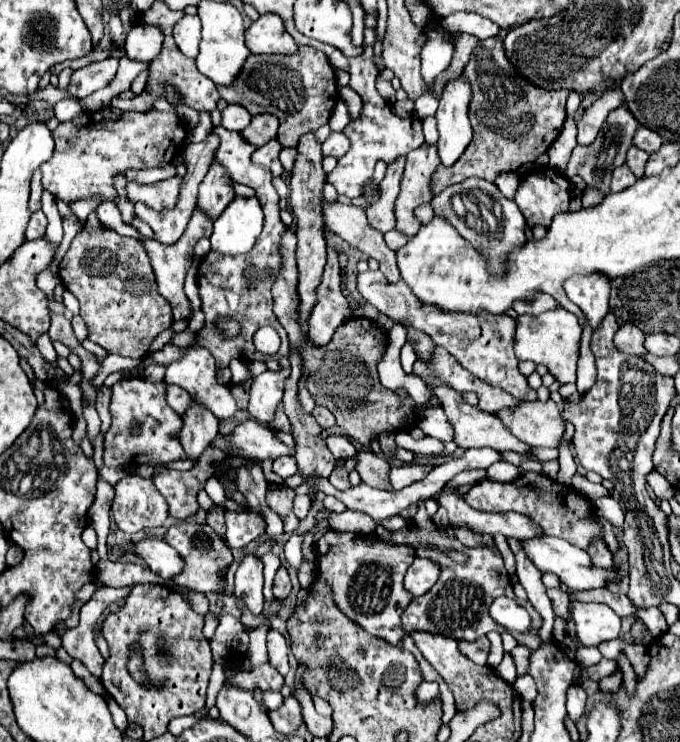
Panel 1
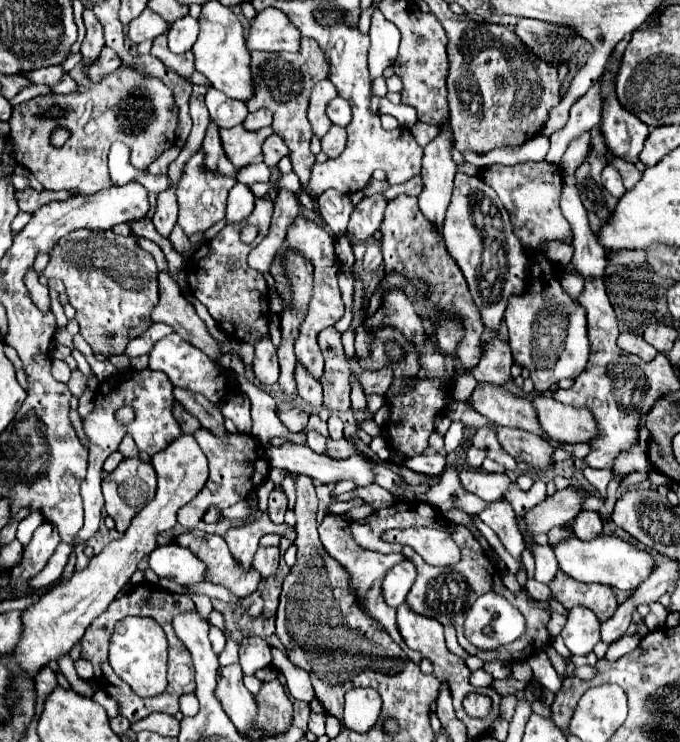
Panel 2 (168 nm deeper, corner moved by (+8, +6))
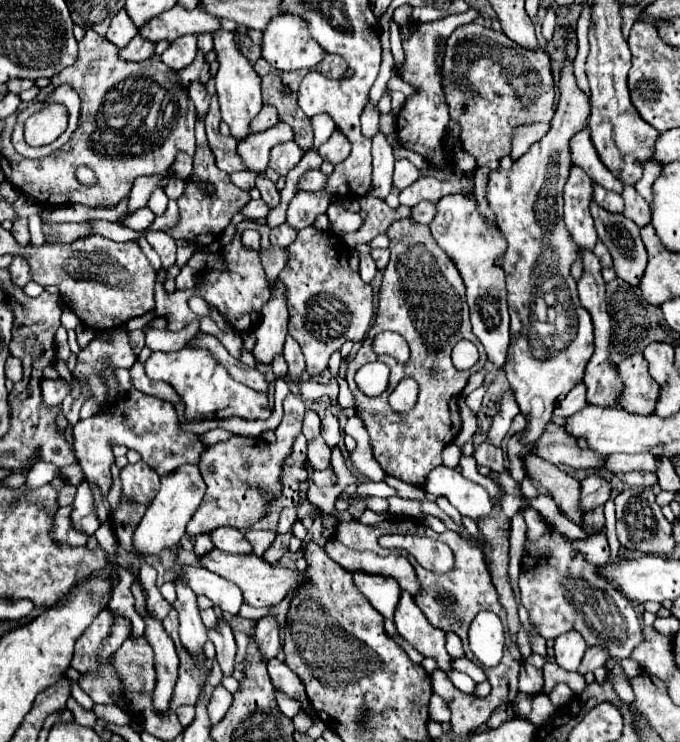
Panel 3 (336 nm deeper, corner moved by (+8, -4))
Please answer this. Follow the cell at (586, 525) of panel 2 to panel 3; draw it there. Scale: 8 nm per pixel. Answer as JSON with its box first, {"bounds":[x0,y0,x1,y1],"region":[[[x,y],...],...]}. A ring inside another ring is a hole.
{"bounds":[582,506,604,536],"region":[[[602,506],[590,510],[584,514],[582,518],[582,530],[586,536],[594,534],[594,532],[600,532],[604,528],[604,512],[602,512]]]}

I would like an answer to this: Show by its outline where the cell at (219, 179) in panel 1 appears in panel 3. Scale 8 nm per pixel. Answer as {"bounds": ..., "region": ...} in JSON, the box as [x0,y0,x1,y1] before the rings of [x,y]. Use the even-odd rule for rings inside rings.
{"bounds":[204,96,244,174],"region":[[[216,96],[212,98],[210,110],[208,110],[204,122],[206,122],[206,136],[208,136],[208,142],[210,142],[210,148],[212,148],[214,156],[216,156],[216,166],[220,170],[224,170],[226,174],[244,170],[242,162],[236,156],[236,140],[234,138],[228,138],[228,136],[222,136],[220,130],[218,130],[220,110],[218,110]]]}

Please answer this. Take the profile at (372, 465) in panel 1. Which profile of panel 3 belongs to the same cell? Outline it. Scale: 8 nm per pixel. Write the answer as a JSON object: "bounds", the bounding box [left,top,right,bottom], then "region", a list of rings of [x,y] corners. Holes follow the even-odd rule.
{"bounds":[308,438,330,470],"region":[[[314,438],[308,442],[308,460],[316,470],[330,468],[330,448],[322,438]]]}

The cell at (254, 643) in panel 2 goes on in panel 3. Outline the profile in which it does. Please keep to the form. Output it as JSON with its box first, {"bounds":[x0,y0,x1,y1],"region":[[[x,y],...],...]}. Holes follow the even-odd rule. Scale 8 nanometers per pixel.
{"bounds":[254,618,282,662],"region":[[[260,618],[256,624],[256,634],[254,634],[258,652],[262,654],[264,662],[272,660],[278,656],[278,652],[282,650],[280,638],[278,638],[278,624],[274,618]]]}

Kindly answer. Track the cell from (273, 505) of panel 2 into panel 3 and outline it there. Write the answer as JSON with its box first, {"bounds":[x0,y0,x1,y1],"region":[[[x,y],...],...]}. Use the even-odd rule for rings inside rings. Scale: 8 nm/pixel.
{"bounds":[246,528,276,556],"region":[[[250,528],[250,530],[246,530],[246,538],[254,546],[254,554],[256,556],[262,556],[264,550],[274,542],[276,534],[272,530],[256,530],[256,528]]]}

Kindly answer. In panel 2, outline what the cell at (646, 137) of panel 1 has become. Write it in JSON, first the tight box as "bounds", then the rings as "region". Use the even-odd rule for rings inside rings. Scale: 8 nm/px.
{"bounds":[600,60,650,162],"region":[[[608,60],[600,82],[604,84],[602,88],[602,100],[604,100],[604,110],[602,110],[602,120],[600,120],[600,132],[606,140],[608,152],[612,156],[618,156],[626,162],[638,162],[638,156],[642,152],[644,140],[650,134],[650,128],[638,120],[632,112],[626,112],[618,104],[618,96],[614,96],[614,74],[618,74],[618,64]]]}

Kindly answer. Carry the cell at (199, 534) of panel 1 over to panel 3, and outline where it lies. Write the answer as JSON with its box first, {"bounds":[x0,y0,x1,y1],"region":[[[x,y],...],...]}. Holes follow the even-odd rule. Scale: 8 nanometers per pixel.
{"bounds":[198,548,304,608],"region":[[[212,548],[208,554],[200,556],[198,562],[206,570],[212,570],[212,572],[228,578],[232,584],[236,584],[242,590],[244,602],[250,606],[256,606],[256,608],[280,604],[282,598],[288,594],[288,590],[294,590],[304,580],[302,572],[290,572],[280,566],[270,566],[268,562],[262,562],[262,558],[258,558],[256,554],[240,556],[240,554],[226,554],[218,548]]]}

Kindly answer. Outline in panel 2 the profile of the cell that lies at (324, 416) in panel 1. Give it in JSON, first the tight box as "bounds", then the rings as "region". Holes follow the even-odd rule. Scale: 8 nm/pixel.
{"bounds":[296,364,322,410],"region":[[[296,364],[296,386],[298,386],[298,396],[314,410],[322,408],[322,384],[318,380],[314,380],[314,376],[310,376],[306,372],[306,368],[302,368],[302,364]]]}

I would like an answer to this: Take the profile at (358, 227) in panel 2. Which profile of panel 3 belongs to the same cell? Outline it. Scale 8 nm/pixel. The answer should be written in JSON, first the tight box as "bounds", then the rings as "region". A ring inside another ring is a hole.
{"bounds":[356,244,376,284],"region":[[[358,244],[356,250],[360,254],[360,278],[368,284],[368,282],[372,282],[372,278],[376,274],[376,264],[374,264],[374,260],[370,256],[372,248],[368,244]]]}

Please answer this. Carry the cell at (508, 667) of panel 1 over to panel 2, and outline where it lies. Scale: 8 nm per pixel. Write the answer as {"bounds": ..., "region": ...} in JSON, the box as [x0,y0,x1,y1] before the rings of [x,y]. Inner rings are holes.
{"bounds":[470,670,492,688],"region":[[[476,670],[476,672],[472,672],[470,674],[470,682],[476,686],[476,688],[482,688],[482,686],[490,686],[492,684],[492,676],[488,674],[488,672],[484,672],[484,670]]]}

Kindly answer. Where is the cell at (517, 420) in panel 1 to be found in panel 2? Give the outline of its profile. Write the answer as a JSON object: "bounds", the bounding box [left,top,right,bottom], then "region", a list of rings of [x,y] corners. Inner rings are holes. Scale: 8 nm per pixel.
{"bounds":[532,394,598,444],"region":[[[536,394],[532,404],[538,410],[540,426],[554,440],[576,444],[576,442],[590,442],[594,436],[598,436],[594,416],[590,416],[586,408],[570,408],[542,394]]]}

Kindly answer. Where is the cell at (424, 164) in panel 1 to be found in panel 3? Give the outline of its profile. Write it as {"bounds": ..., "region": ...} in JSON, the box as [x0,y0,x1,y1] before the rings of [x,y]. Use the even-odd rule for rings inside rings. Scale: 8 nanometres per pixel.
{"bounds":[346,218,486,486],"region":[[[402,218],[388,228],[386,236],[390,240],[390,262],[384,270],[382,286],[378,292],[378,312],[354,360],[348,362],[346,382],[356,398],[358,416],[362,418],[370,434],[372,452],[374,458],[380,462],[382,470],[408,484],[420,486],[422,476],[426,476],[434,466],[442,464],[442,448],[458,436],[462,426],[458,414],[458,398],[468,378],[484,368],[486,354],[470,326],[464,282],[454,262],[446,256],[444,250],[440,250],[440,246],[432,238],[430,228],[414,222],[412,218]],[[384,330],[398,332],[408,342],[408,364],[398,364],[390,356],[378,356],[372,352],[372,340],[376,338],[376,334]],[[460,340],[474,342],[480,352],[480,360],[476,362],[476,366],[466,372],[456,370],[450,358],[454,344]],[[376,360],[390,366],[390,386],[380,396],[370,398],[356,386],[354,374],[360,366]],[[406,376],[414,378],[420,384],[420,396],[418,404],[410,412],[398,414],[388,406],[388,396],[392,394],[396,384]]]}

